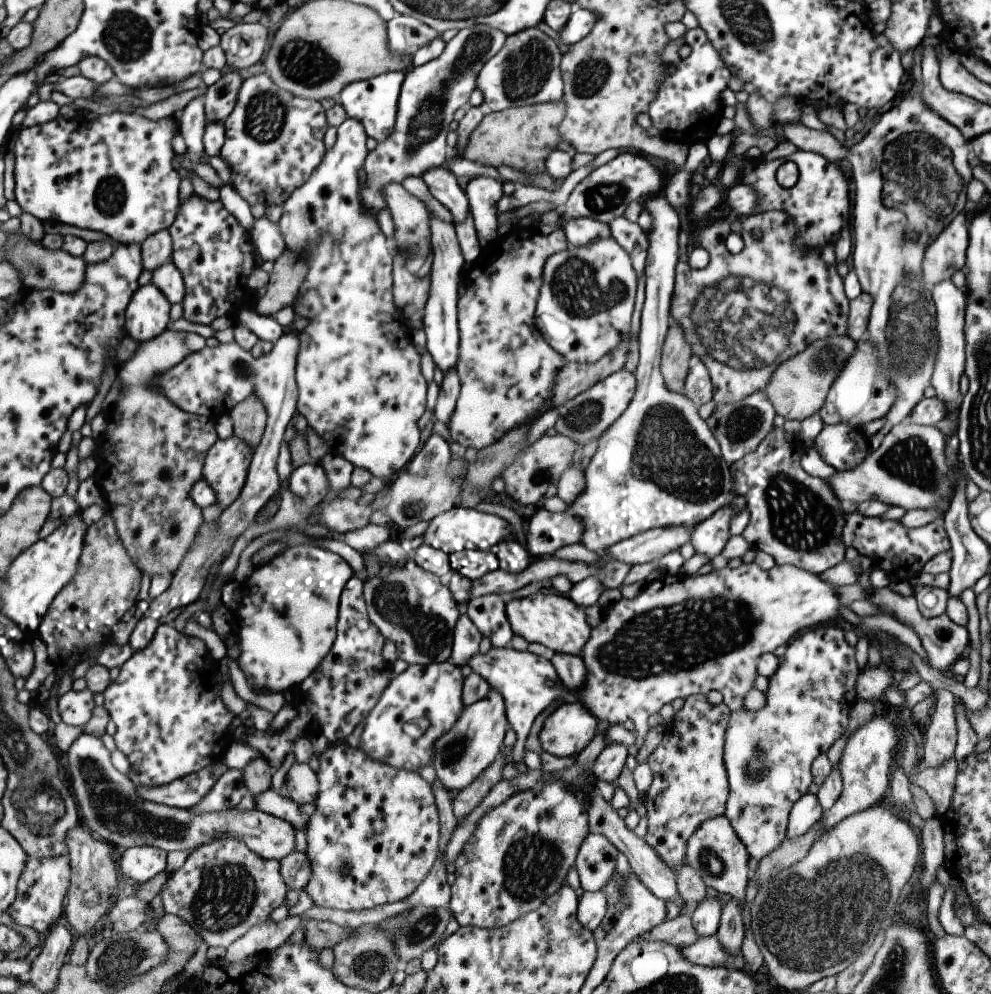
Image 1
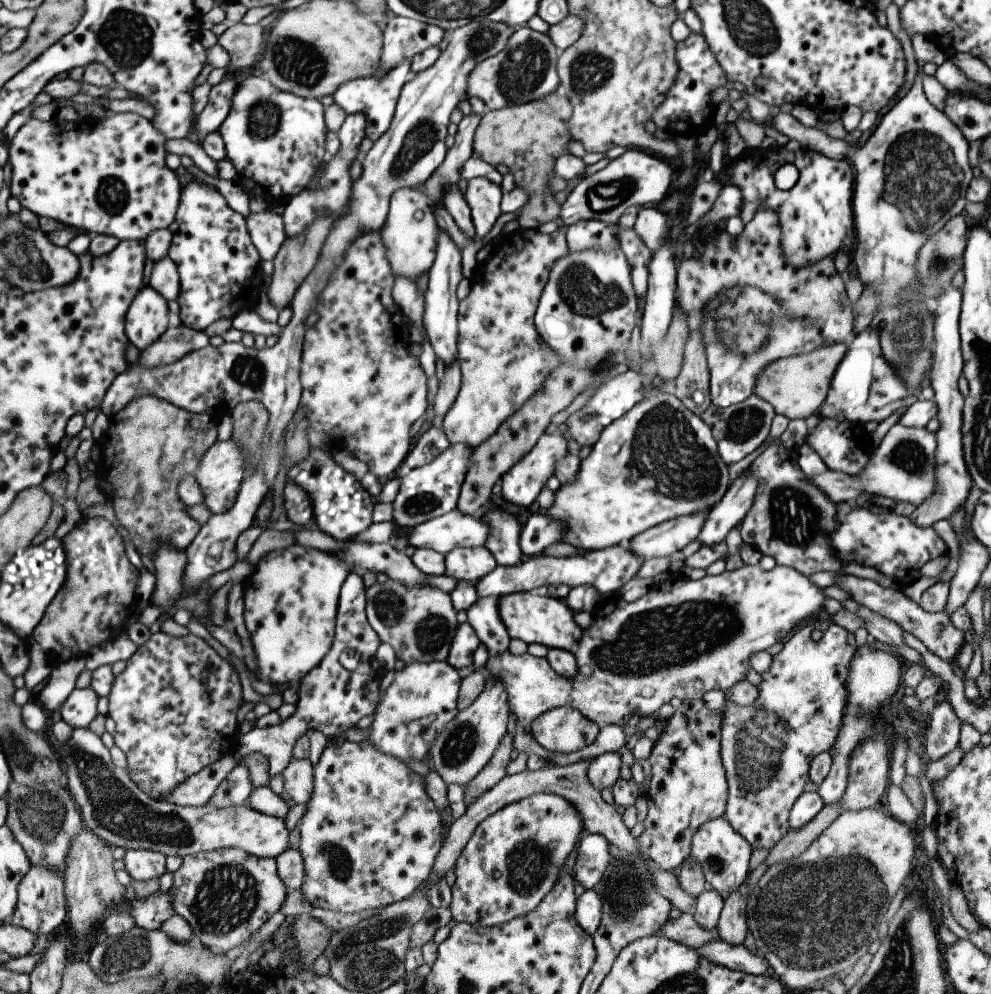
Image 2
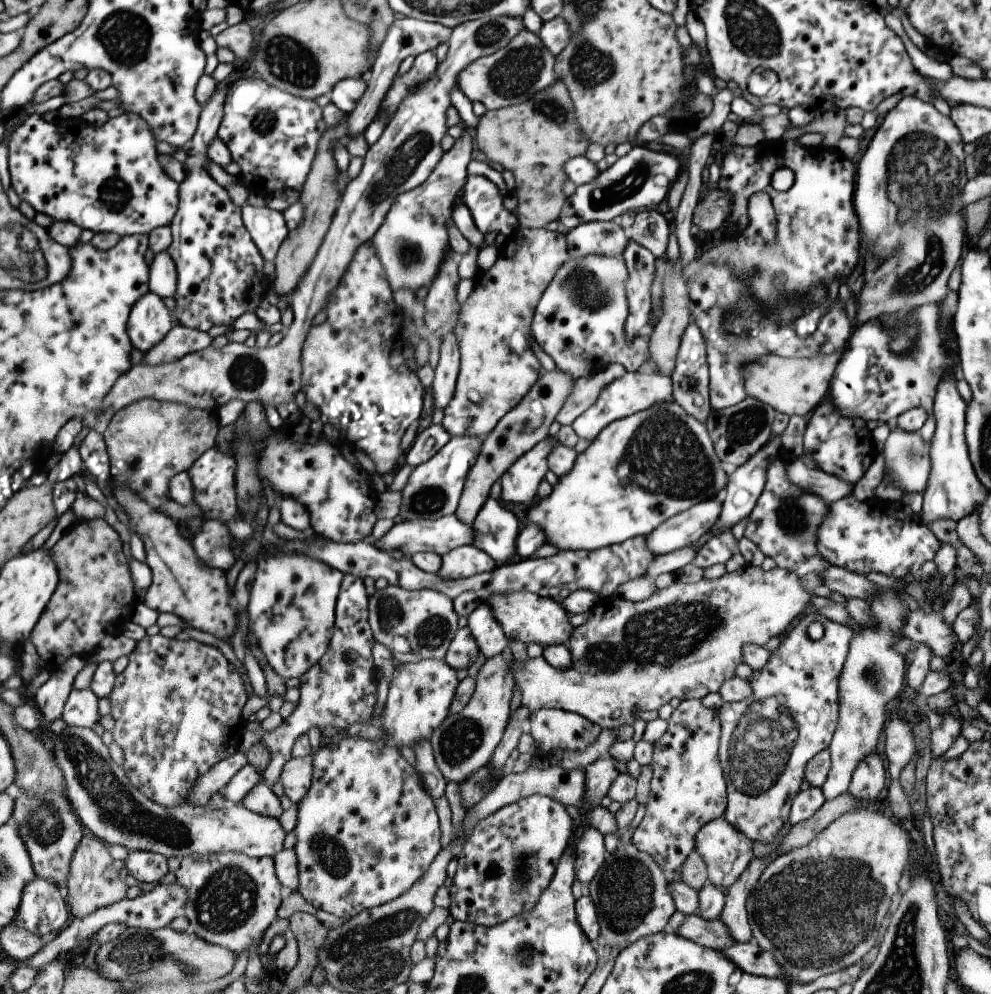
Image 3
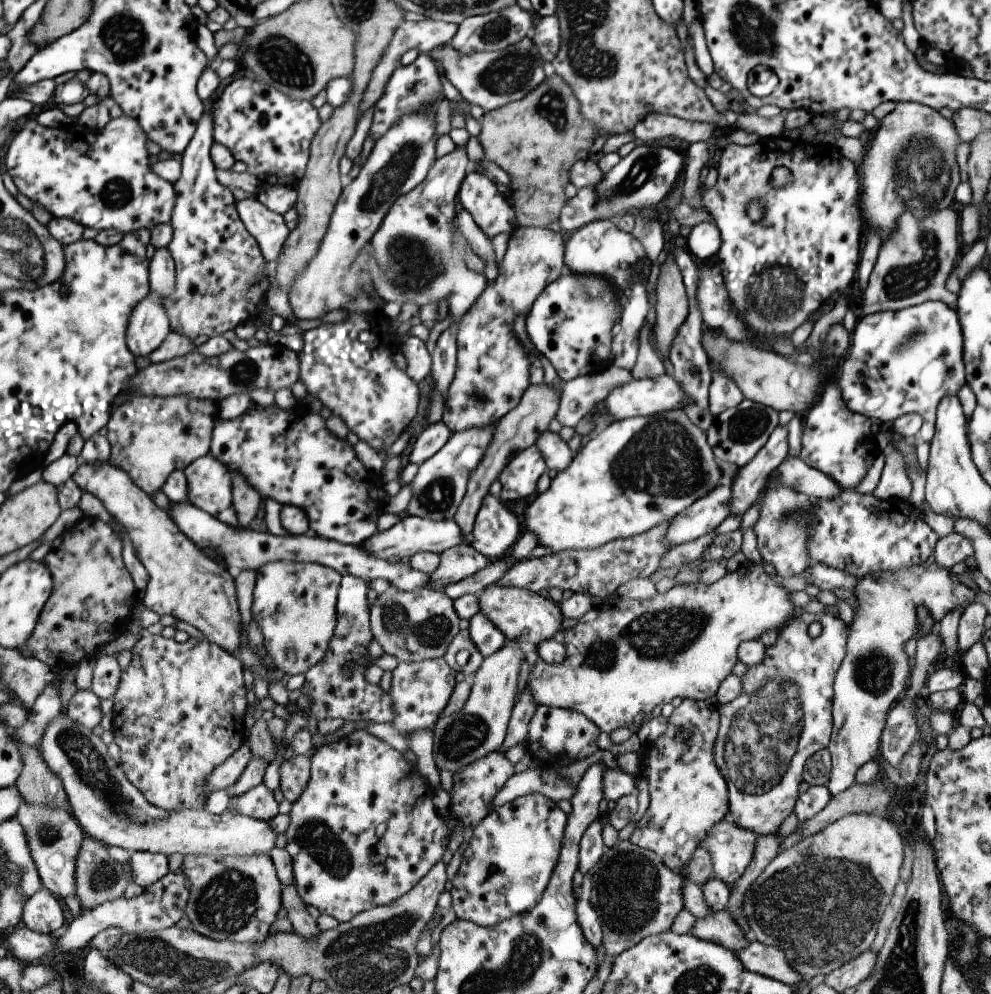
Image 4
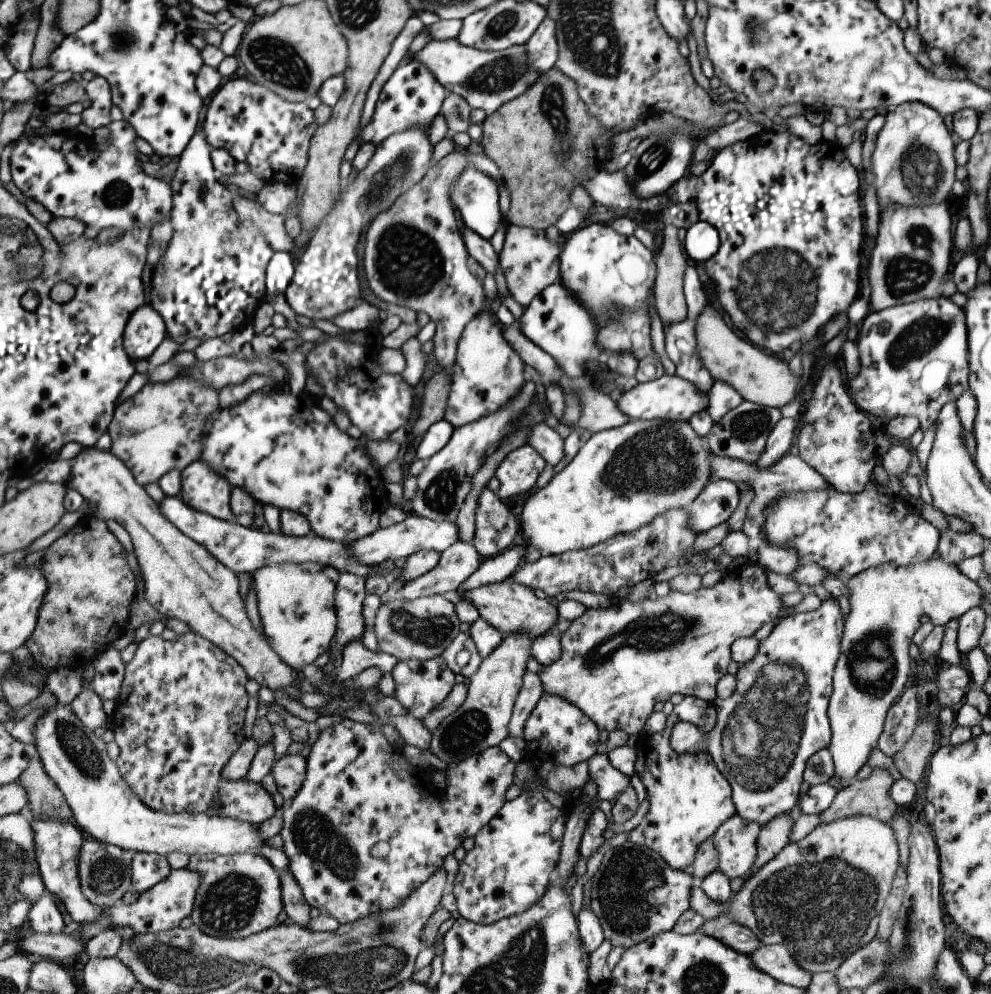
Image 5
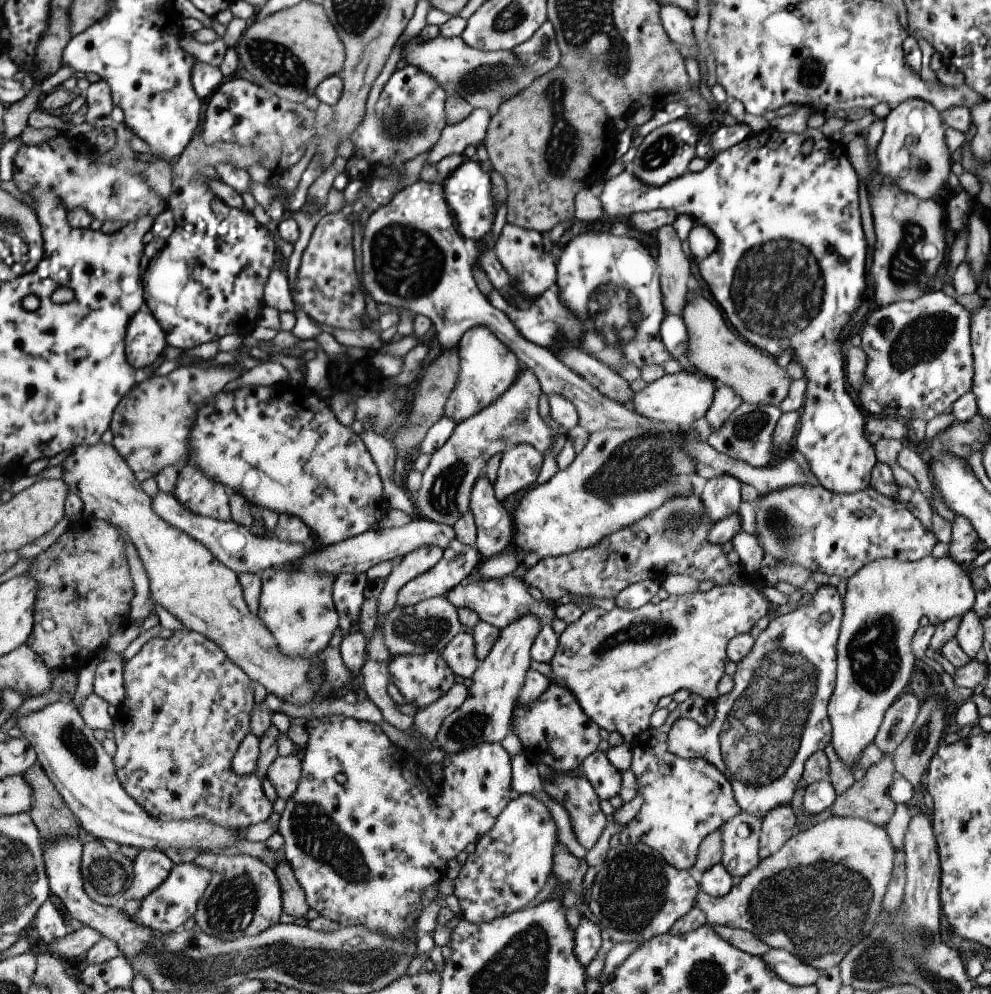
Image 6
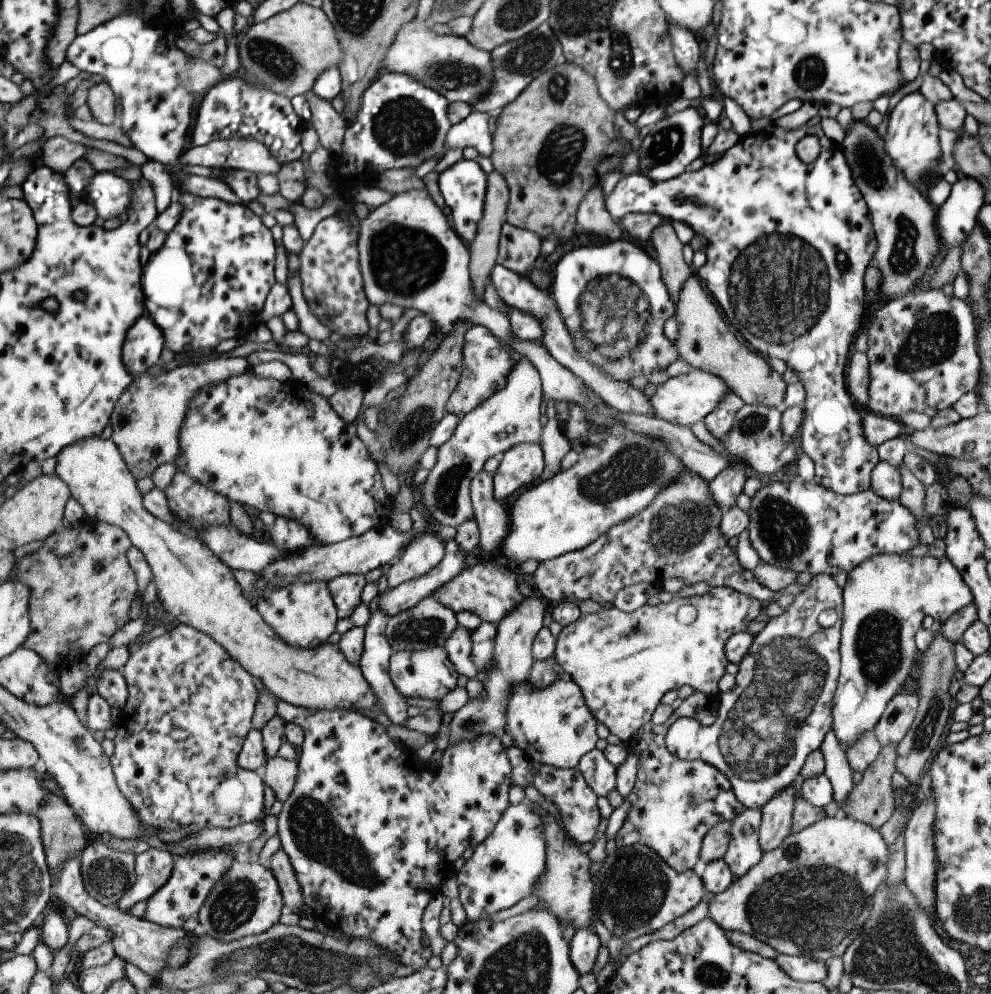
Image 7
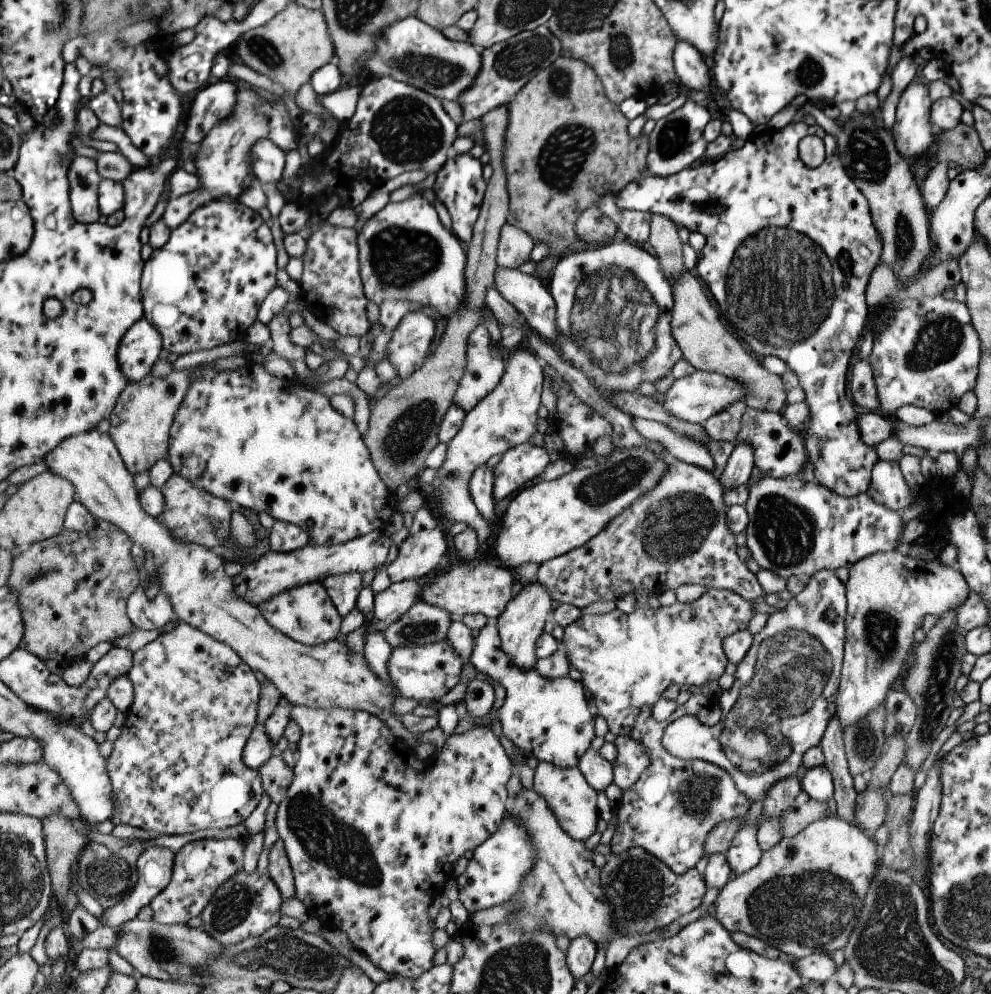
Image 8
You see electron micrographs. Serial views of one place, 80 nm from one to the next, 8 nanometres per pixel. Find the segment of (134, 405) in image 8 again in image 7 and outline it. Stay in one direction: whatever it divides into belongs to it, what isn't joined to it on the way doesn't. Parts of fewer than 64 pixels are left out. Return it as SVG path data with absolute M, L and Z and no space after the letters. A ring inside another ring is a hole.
M223 356L223 358L218 357L208 360L206 363L179 366L158 376L150 376L148 373L145 373L136 377L135 382L127 388L126 392L118 400L110 422L110 425L113 427L111 438L122 451L123 458L126 459L127 466L130 467L130 471L135 475L135 478L151 477L163 463L174 462L178 457L182 424L186 420L186 414L193 397L199 390L204 386L225 382L228 378L245 374L249 370L251 370L251 366L247 363L245 357L227 358L227 356Z

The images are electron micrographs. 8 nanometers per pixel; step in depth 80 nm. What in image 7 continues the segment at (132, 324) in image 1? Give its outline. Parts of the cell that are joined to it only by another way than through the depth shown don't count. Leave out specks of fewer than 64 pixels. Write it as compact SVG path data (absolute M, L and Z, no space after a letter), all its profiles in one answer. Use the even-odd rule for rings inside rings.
M149 314L143 315L131 327L123 347L127 370L136 377L144 375L151 365L161 363L166 347L164 332Z

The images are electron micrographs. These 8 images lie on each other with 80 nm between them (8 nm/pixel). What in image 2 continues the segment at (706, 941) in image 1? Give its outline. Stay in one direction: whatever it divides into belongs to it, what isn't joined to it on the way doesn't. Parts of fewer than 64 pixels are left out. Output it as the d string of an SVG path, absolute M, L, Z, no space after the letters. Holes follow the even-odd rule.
M711 940L699 948L693 949L701 958L707 958L719 966L725 966L729 970L740 971L749 975L766 975L769 966L763 956L749 952L743 945L733 946L725 941Z

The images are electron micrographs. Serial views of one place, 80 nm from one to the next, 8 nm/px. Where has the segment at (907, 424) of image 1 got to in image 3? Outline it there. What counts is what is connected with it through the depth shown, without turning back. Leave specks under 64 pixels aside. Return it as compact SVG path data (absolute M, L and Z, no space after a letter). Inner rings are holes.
M892 426L879 452L884 461L882 478L889 476L903 496L923 494L929 478L929 448L930 442L925 442L917 431L905 432ZM788 457L787 480L801 490L819 496L827 505L833 504L841 498L845 498L849 492L852 492L852 485L843 482L841 478L826 474L817 468L807 468L801 457Z

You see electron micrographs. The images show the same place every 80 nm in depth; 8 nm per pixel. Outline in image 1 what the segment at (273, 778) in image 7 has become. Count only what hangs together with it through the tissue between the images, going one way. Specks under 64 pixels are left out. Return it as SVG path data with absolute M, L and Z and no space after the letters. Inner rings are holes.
M294 762L285 776L286 790L297 804L311 804L317 794L316 772L308 763Z

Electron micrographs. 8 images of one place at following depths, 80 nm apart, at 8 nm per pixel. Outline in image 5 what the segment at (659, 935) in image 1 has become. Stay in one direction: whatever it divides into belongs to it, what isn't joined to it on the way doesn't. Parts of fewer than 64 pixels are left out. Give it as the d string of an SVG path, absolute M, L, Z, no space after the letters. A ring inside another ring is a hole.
M726 915L705 921L698 930L747 956L761 944L752 930L742 927Z

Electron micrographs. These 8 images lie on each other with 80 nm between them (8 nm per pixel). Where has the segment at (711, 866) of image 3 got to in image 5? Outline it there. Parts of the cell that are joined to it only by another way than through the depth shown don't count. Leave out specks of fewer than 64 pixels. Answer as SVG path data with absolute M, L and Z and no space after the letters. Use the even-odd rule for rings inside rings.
M735 814L712 834L719 869L729 880L743 878L756 857L756 838L760 826Z

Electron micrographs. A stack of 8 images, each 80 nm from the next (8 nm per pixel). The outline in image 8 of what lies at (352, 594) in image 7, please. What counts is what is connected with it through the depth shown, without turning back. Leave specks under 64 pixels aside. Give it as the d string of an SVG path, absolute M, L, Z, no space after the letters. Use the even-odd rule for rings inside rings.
M341 573L331 575L321 582L327 596L343 617L356 607L359 588L361 588L361 573Z

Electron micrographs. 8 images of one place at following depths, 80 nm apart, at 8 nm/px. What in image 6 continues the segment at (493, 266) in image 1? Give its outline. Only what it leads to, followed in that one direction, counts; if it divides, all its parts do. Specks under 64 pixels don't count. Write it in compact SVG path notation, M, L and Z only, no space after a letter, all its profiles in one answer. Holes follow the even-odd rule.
M504 223L501 232L494 242L492 252L508 274L512 285L526 298L533 300L544 290L553 287L556 279L556 268L553 256L543 252L543 240L539 232ZM481 325L468 328L461 335L456 344L456 353L458 354L459 370L455 386L445 401L442 414L458 423L474 415L478 410L485 408L491 401L494 401L494 398L500 397L510 387L521 368L517 365L516 356L506 346L503 346L503 343L499 342L499 339L495 338L487 327Z

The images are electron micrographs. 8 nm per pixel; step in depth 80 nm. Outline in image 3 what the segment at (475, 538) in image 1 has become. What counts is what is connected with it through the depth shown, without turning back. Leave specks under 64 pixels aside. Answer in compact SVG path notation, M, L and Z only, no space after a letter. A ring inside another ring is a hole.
M454 514L441 516L436 520L396 520L389 532L381 536L381 540L374 542L377 548L391 553L392 550L399 550L404 557L410 558L414 553L431 552L439 557L453 548L473 544L473 524L465 526L455 518Z

